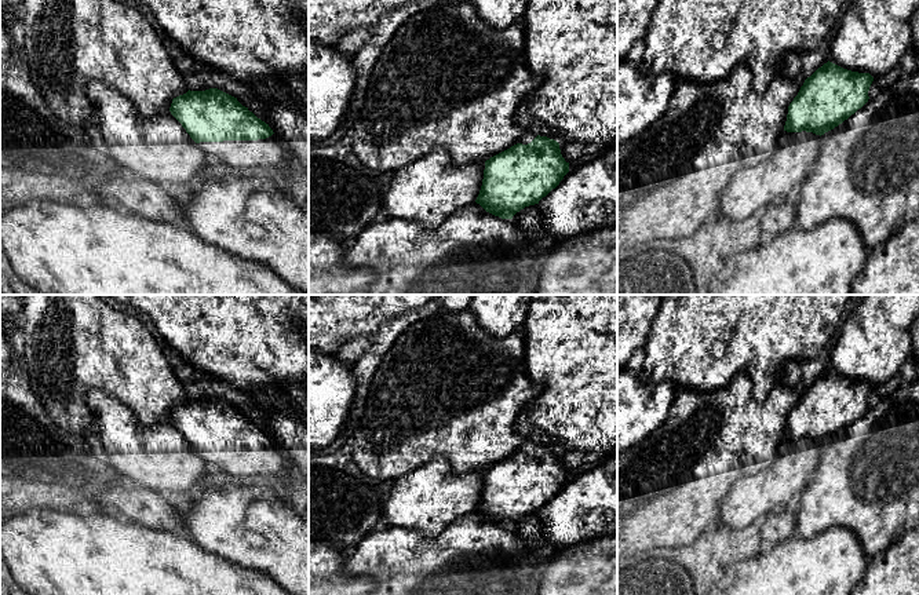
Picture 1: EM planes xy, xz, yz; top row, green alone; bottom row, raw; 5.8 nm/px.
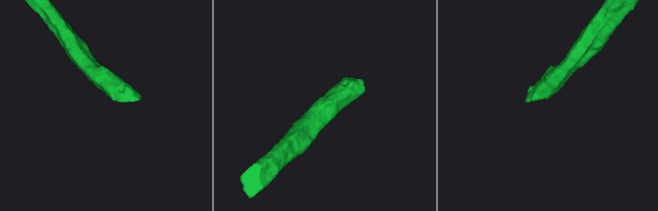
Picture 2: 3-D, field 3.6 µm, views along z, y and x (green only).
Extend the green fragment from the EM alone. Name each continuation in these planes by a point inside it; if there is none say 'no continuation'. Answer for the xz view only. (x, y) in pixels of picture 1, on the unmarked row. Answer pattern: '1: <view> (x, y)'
no continuation

